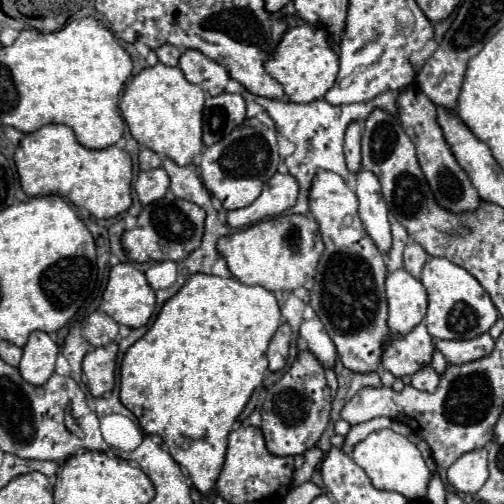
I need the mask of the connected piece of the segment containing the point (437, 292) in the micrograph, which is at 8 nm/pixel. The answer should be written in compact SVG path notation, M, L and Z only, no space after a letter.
M430 257L422 269L422 285L428 293L426 327L434 339L474 339L486 333L498 319L498 309L482 285L462 267L444 257Z

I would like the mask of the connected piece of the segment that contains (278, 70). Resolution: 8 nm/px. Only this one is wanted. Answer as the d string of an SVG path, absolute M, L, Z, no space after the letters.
M304 23L286 29L274 53L266 57L264 69L284 87L284 93L292 103L312 103L314 99L323 98L334 85L338 74L338 55L330 47L328 33L322 27L310 27Z

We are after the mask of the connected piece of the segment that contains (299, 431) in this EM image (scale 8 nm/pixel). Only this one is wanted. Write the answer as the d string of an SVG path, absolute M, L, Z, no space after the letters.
M308 351L298 353L292 367L282 375L280 381L276 381L272 387L268 387L266 397L264 397L262 431L264 431L268 451L272 455L302 455L304 451L314 447L330 421L330 405L332 405L332 395L330 395L330 389L324 379L324 367L320 365L320 361L316 361L316 357L312 353L308 353Z

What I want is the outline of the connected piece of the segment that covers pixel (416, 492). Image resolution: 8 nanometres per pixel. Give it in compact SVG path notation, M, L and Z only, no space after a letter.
M380 429L370 433L362 443L354 447L352 459L364 469L364 473L370 477L376 489L396 491L406 499L416 499L426 495L430 471L424 463L424 457L420 455L418 447L412 441L408 441L404 435L394 433L392 429Z

